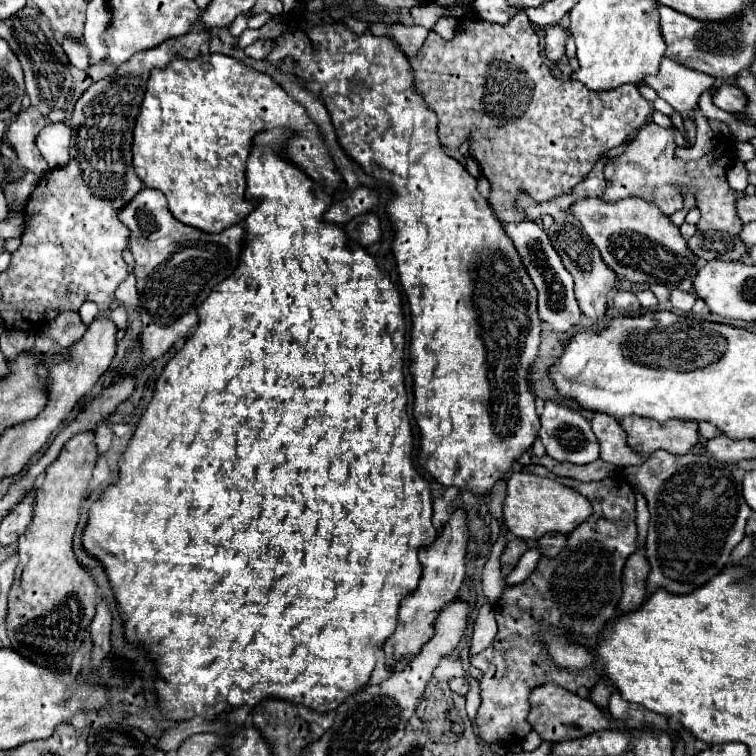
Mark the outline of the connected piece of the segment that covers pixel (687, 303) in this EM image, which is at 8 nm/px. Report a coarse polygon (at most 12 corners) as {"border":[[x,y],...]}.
{"border":[[670,291],[670,305],[680,313],[690,313],[696,295]]}

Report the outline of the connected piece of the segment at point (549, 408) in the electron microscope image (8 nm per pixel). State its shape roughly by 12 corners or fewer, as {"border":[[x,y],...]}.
{"border":[[548,399],[540,439],[556,461],[600,457],[598,441],[576,409]]}

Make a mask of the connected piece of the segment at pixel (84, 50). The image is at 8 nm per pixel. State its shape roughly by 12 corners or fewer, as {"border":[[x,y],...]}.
{"border":[[70,35],[62,41],[62,49],[76,69],[86,69],[88,47]]}

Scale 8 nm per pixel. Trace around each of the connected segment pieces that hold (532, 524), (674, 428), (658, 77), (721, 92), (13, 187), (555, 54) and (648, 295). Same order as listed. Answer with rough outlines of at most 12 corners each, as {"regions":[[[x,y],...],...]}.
{"regions":[[[526,471],[508,479],[506,527],[538,541],[572,533],[590,501]],[[628,415],[628,445],[642,457],[656,449],[688,453],[698,423]],[[664,57],[652,87],[678,113],[696,109],[716,79]],[[734,85],[718,87],[712,101],[728,113],[742,113],[746,93]],[[30,171],[4,188],[7,203],[26,203],[38,178]],[[546,29],[546,57],[560,61],[566,51],[568,29]],[[638,291],[644,309],[654,309],[658,299],[652,291]]]}

